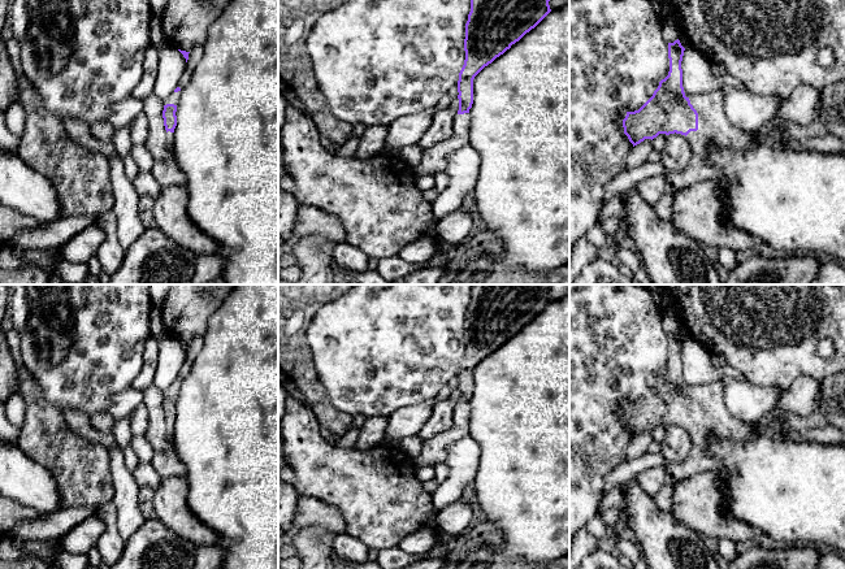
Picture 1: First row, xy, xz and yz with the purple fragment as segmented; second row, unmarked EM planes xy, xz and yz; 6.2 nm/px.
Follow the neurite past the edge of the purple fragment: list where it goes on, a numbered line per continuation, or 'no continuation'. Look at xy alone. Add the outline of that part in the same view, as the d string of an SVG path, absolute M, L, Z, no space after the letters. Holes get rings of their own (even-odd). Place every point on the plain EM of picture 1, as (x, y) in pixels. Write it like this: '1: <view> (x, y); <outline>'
1: xy (173, 390); M181 382L173 383L173 385L164 392L164 396L166 396L166 395L174 395L174 396L177 396L177 395L178 395L178 391L179 391L179 386L181 386Z

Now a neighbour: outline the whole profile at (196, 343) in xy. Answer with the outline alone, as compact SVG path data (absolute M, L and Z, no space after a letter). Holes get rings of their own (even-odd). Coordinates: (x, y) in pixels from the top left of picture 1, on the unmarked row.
M200 335L195 336L190 342L188 351L186 353L186 359L185 359L183 365L182 365L179 374L178 374L178 378L181 381L183 381L188 375L198 353L203 347L203 343L204 343L204 336L200 336Z

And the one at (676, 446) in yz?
M670 425L662 440L660 453L667 464L684 461L693 447L689 430L681 425Z

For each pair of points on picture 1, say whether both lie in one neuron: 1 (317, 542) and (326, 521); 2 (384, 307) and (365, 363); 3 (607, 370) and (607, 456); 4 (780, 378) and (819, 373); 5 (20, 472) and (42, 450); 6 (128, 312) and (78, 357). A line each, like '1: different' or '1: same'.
1: different
2: same
3: same
4: same
5: different
6: same

